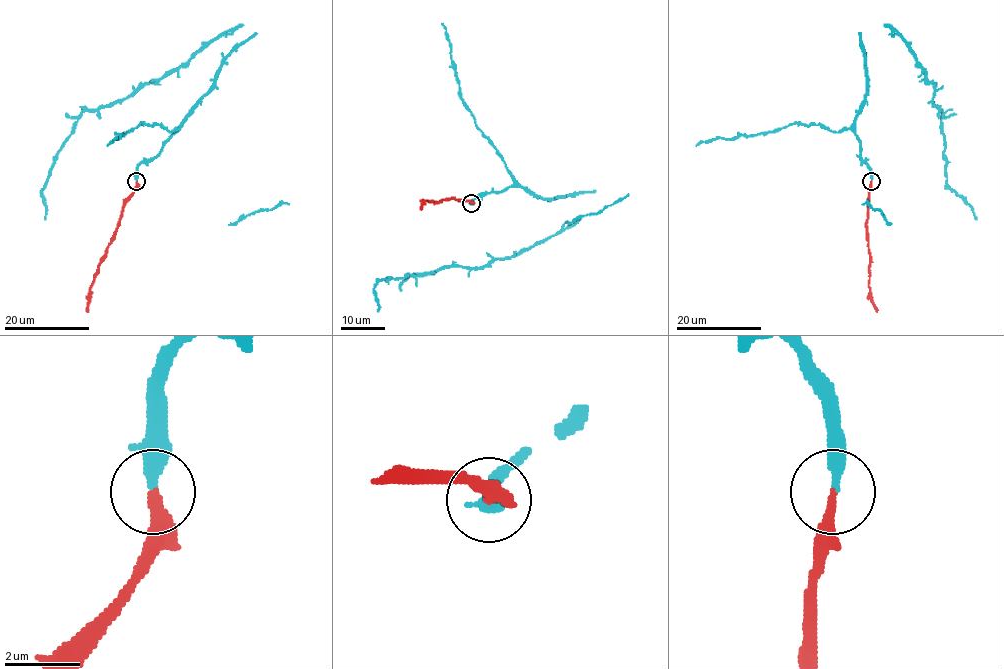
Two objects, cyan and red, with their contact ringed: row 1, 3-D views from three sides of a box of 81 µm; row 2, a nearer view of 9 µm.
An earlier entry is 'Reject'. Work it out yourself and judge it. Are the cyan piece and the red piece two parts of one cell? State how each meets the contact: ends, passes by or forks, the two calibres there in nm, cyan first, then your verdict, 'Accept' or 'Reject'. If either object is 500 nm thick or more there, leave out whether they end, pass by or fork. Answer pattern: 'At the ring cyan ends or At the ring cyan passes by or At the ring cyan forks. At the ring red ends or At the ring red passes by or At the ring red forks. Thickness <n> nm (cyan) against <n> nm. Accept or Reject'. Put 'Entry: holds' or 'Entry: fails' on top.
Entry: fails
At the ring cyan passes by. At the ring red ends. Thickness 260 nm (cyan) against 300 nm. Accept

